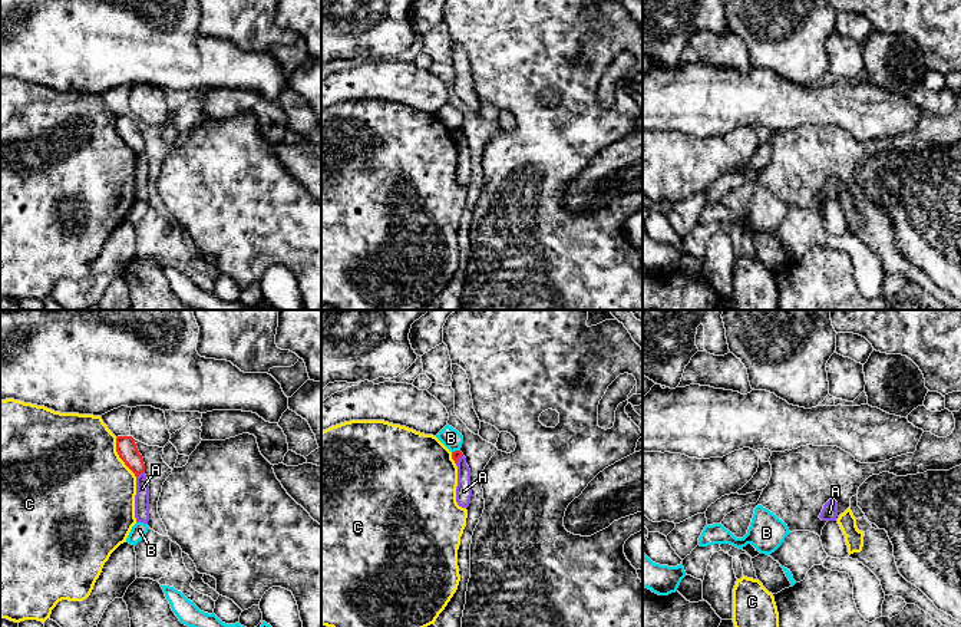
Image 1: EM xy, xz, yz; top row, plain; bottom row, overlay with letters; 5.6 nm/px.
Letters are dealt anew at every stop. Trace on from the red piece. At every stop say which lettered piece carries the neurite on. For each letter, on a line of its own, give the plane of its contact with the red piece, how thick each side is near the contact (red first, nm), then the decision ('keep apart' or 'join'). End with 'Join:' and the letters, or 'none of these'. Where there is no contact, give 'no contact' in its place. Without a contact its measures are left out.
A: xy | 120/80 nm | keep apart
B: xz | 50/110 nm | keep apart
C: xy | 120/500 nm | keep apart
Join: none of these

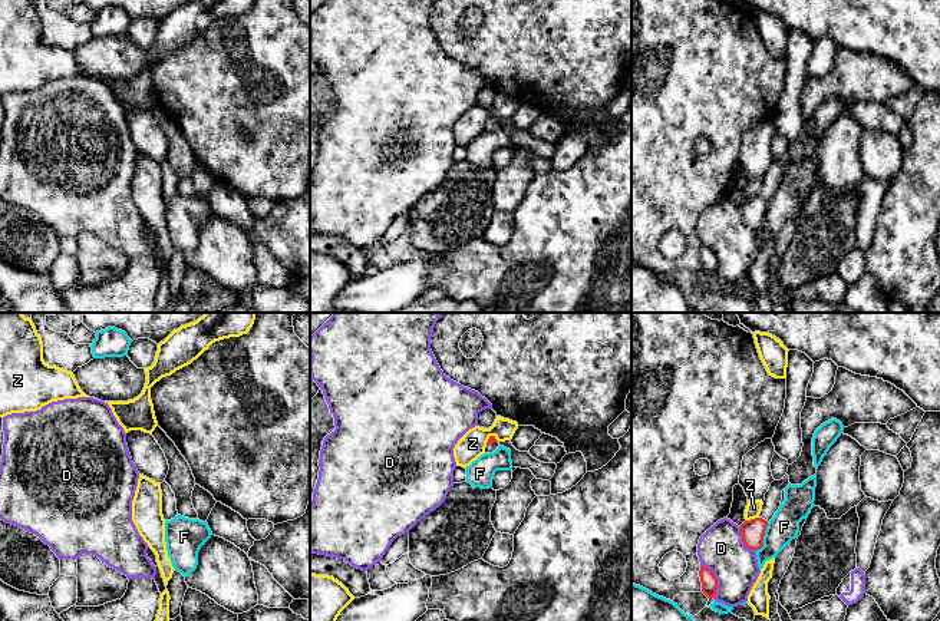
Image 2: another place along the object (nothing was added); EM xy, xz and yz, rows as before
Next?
D: yz | 100/260 nm | keep apart
F: yz | 130/170 nm | keep apart
Z: yz | 130/90 nm | keep apart
Join: none of these

